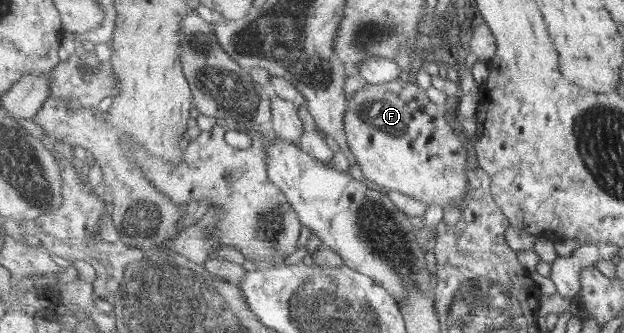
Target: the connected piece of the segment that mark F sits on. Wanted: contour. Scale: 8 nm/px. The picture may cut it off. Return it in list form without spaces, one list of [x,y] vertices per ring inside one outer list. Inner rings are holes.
[[[400,80],[387,82],[382,86],[382,94],[372,94],[372,100],[366,96],[366,113],[362,113],[362,100],[359,89],[350,99],[343,121],[347,144],[364,177],[370,175],[372,182],[378,182],[384,190],[398,190],[428,203],[428,206],[446,208],[453,204],[462,208],[464,195],[469,191],[468,152],[444,118],[442,106],[434,104],[416,83]]]

